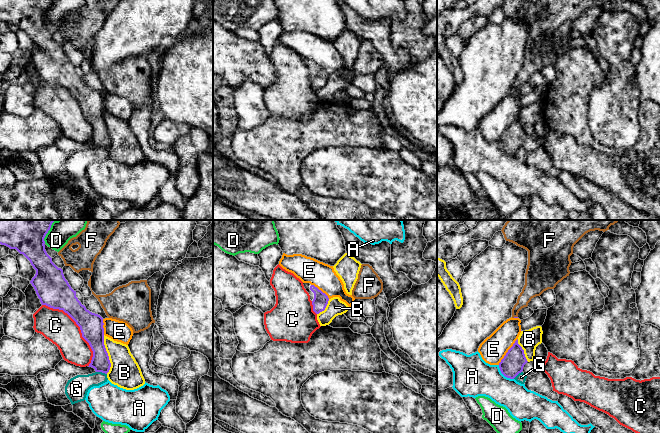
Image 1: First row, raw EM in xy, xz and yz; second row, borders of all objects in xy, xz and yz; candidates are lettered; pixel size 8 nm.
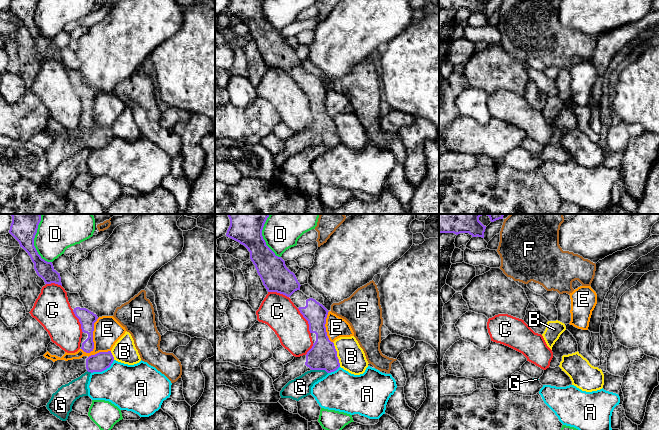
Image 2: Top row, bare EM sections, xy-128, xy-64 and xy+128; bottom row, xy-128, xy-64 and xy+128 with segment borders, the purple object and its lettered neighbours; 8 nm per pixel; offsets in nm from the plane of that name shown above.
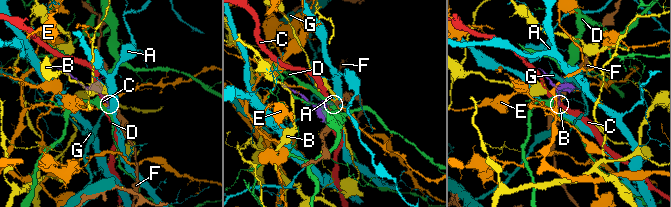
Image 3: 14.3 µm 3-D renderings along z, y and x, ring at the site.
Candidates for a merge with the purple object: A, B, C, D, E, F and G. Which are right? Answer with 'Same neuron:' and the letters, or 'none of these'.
Same neuron: none of these

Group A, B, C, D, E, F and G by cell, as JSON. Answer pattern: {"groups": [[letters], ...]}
{"groups": [["A"], ["B"], ["C"], ["D"], ["E"], ["F"], ["G"]]}

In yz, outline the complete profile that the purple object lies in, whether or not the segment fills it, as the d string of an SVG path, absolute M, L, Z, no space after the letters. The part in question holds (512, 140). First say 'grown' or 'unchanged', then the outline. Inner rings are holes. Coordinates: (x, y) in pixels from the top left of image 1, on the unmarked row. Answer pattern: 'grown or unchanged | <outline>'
unchanged | M517 115L499 139L499 144L505 153L514 155L523 147L523 143L527 138L524 126L518 120Z

